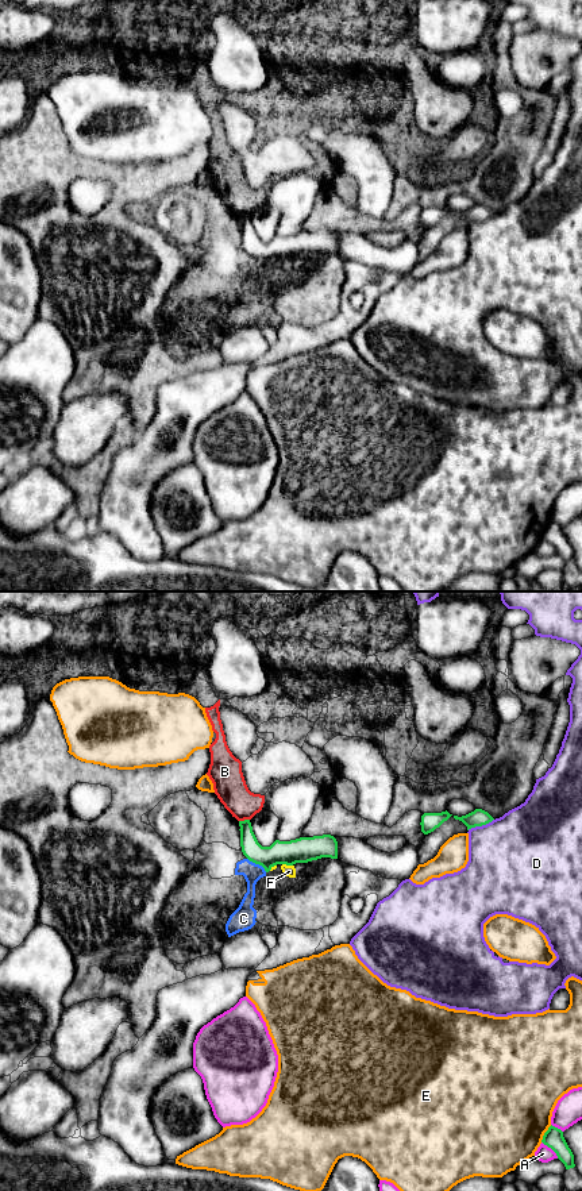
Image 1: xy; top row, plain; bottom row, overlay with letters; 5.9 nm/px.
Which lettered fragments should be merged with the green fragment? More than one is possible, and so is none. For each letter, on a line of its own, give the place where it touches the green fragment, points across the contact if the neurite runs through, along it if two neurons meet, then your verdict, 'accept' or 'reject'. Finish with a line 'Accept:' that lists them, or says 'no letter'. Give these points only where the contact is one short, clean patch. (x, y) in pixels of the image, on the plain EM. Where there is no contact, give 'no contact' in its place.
A: contact xy (551, 543); reject
B: contact xy (245, 215); border xy (249, 214), (239, 216); reject
C: contact xy (257, 258); border xy (247, 253), (266, 266); reject
D: contact xy (480, 220); reject
E: contact xy (544, 528); reject
F: contact xy (288, 259); border xy (282, 258), (292, 261); reject
Accept: no letter

